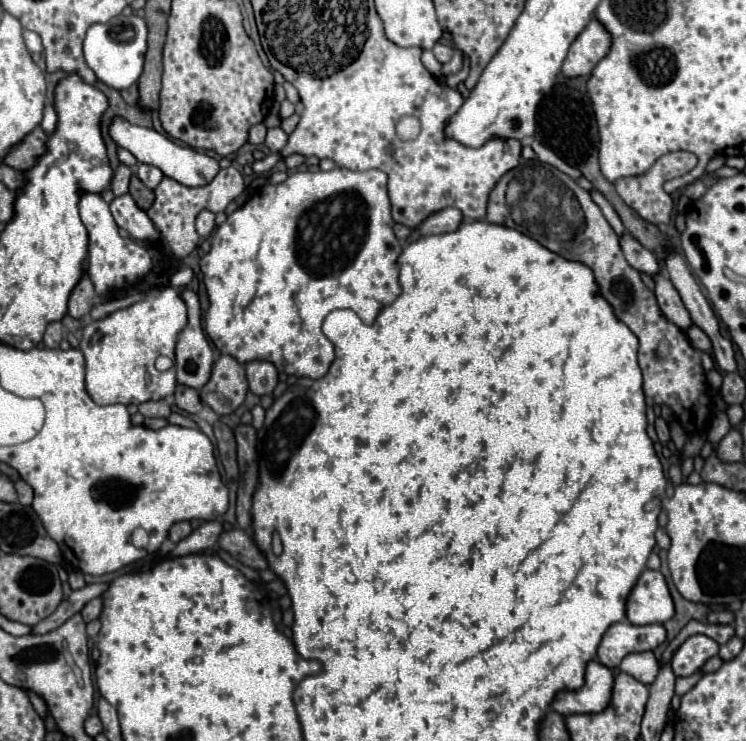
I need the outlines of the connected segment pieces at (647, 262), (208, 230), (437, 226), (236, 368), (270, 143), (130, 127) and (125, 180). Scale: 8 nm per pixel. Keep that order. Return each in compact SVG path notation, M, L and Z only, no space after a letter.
M624 234L620 238L620 244L622 244L622 250L624 250L624 258L628 260L628 264L634 270L646 272L650 276L656 276L656 274L662 272L658 258L650 250L646 250L644 246L638 246L638 242L634 242L634 238L630 238L630 234Z
M202 212L198 218L196 218L196 230L202 238L208 238L214 230L214 214L210 212Z
M444 208L444 210L438 210L438 212L430 214L430 216L420 224L418 230L420 230L424 236L428 236L428 234L444 234L444 232L456 230L456 228L458 228L458 222L462 222L460 210Z
M220 356L214 362L210 382L200 390L202 402L216 414L232 414L246 398L248 382L244 366L230 356Z
M270 128L268 130L268 136L266 136L266 146L272 150L272 152L280 152L288 142L288 134L282 130L282 128Z
M114 118L112 120L112 124L110 124L110 136L112 136L112 140L120 148L130 150L136 156L138 162L152 164L152 166L160 168L164 172L164 176L174 178L174 180L178 180L180 184L186 184L186 186L204 186L220 170L216 158L212 158L212 156L208 156L204 152L198 152L194 148L188 148L188 146L178 146L170 138L166 138L164 134L156 132L154 128L134 126L134 124L126 122L124 118Z
M120 164L118 170L114 172L114 180L112 180L112 192L114 192L114 196L122 196L122 194L128 192L130 176L132 176L132 168Z

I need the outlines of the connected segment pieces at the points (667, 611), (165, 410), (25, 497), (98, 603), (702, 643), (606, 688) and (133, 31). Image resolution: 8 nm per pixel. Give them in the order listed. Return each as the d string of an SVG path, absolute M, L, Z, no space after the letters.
M644 570L636 580L628 602L626 618L632 624L664 624L674 616L674 602L666 580L658 570Z
M166 400L142 402L138 406L138 410L140 410L142 416L150 416L150 418L168 418L170 416L170 406L166 404Z
M18 480L14 486L16 486L16 492L18 492L18 496L20 496L20 502L22 502L24 506L30 506L30 504L32 504L32 498L34 498L32 486L26 484L24 480Z
M94 598L94 600L90 600L84 608L82 608L82 618L84 618L84 622L90 622L90 620L96 620L98 616L100 616L100 612L102 612L102 600L100 598Z
M694 634L690 636L672 656L672 670L676 676L690 676L702 668L702 664L718 654L718 644L704 636Z
M592 660L586 666L586 682L578 690L562 690L552 700L552 710L568 714L596 714L610 704L614 674L610 668Z
M120 14L106 24L94 24L90 26L84 38L86 64L96 72L100 82L116 90L126 90L142 74L144 54L146 54L146 36L148 36L148 28L146 28L144 18L134 16L134 14L132 16Z

